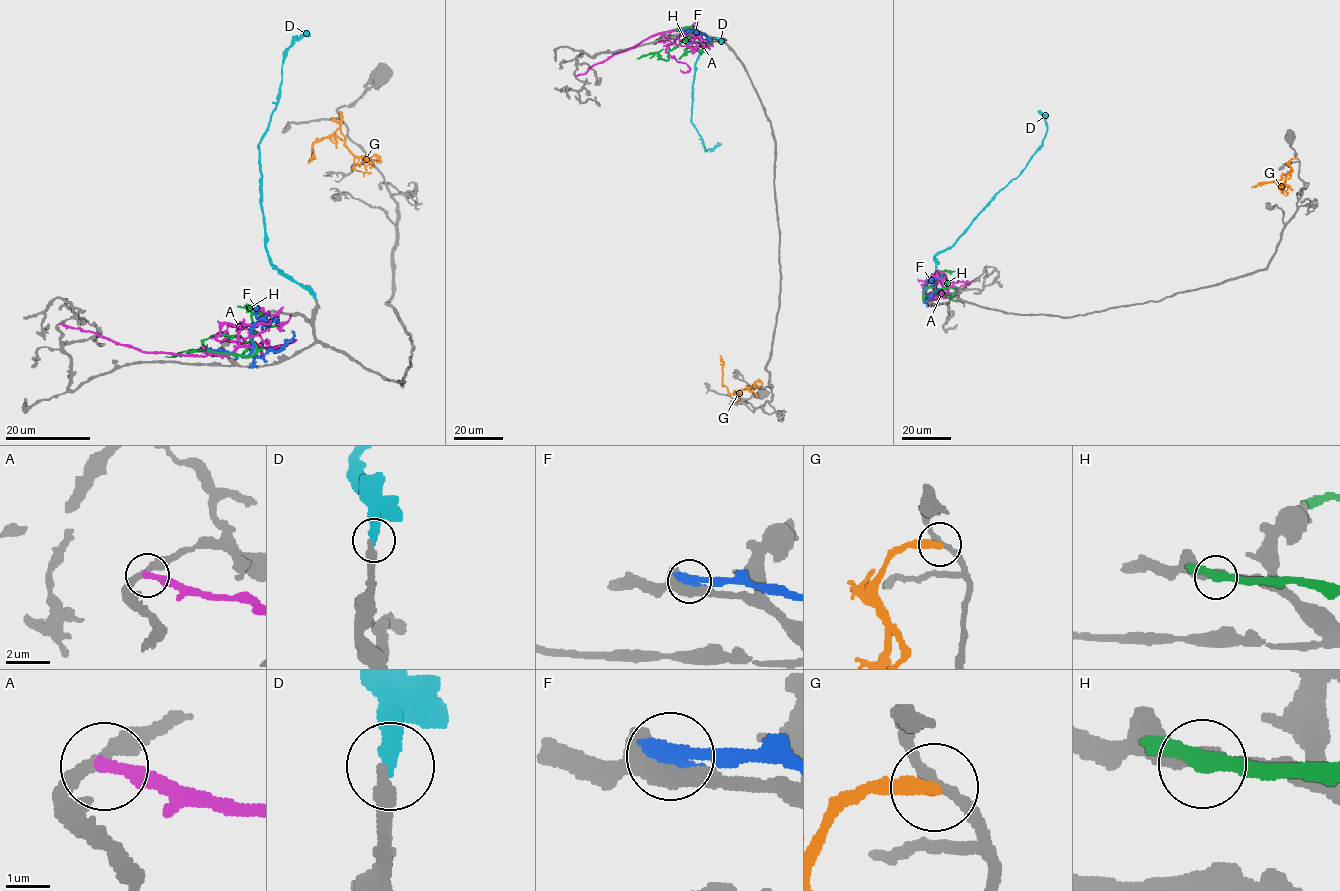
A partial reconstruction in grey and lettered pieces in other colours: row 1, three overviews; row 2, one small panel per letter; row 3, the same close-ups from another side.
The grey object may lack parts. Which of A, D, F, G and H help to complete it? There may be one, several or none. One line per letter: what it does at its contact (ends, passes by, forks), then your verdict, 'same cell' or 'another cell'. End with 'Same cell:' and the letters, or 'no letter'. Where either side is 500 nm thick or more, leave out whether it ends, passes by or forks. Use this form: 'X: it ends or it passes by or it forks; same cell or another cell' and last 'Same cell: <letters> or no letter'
A: it ends; another cell
D: it ends; same cell
F: another cell
G: it ends; another cell
H: it passes by; another cell
Same cell: D

